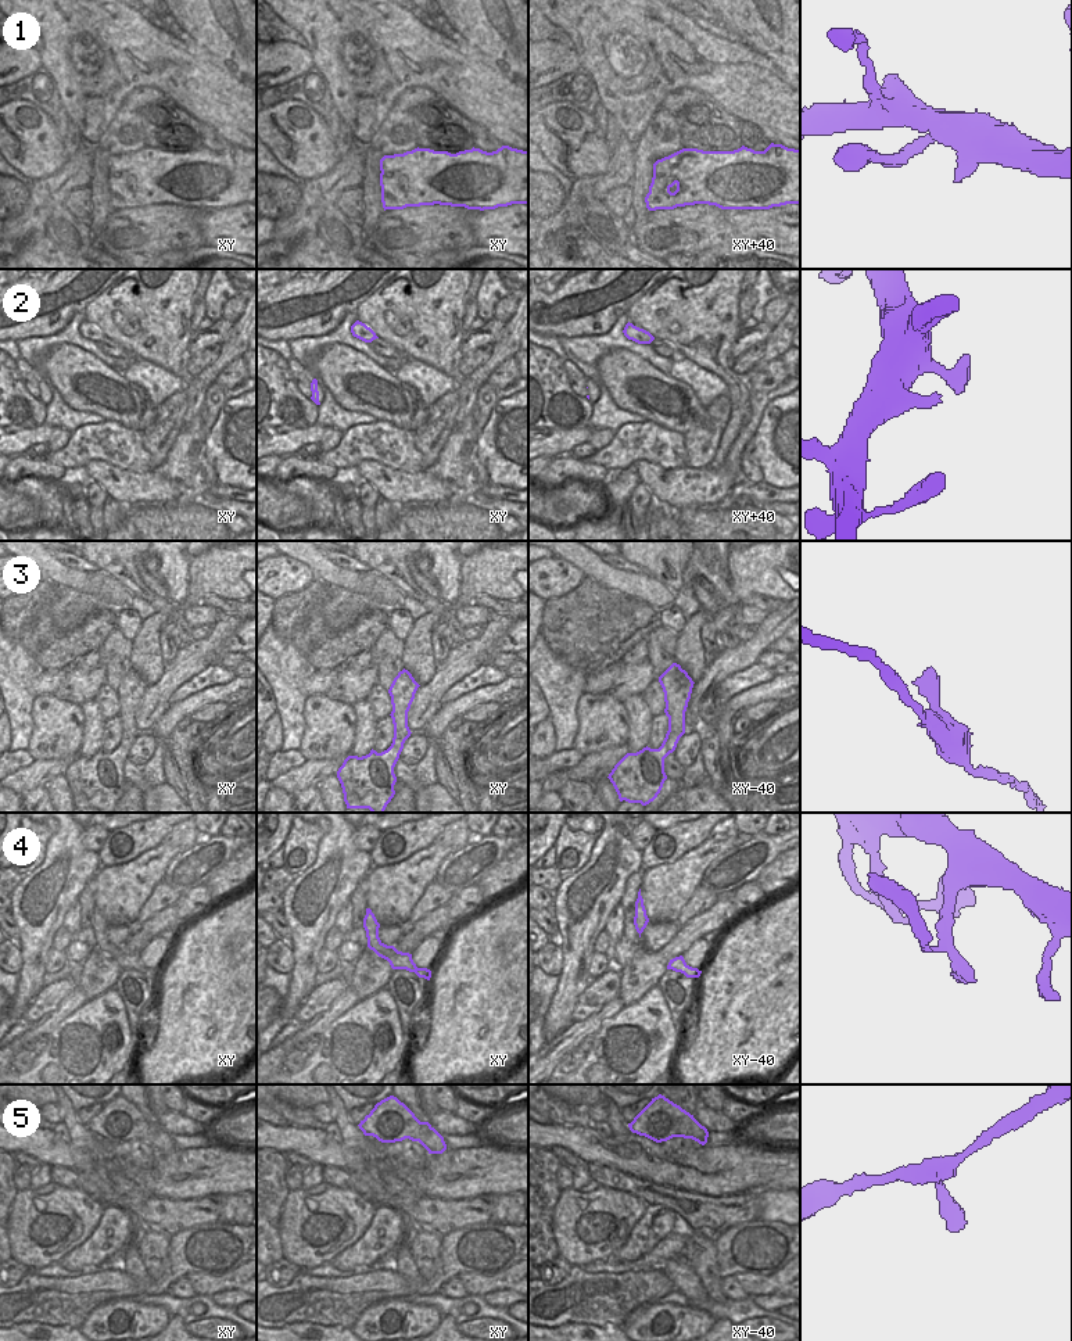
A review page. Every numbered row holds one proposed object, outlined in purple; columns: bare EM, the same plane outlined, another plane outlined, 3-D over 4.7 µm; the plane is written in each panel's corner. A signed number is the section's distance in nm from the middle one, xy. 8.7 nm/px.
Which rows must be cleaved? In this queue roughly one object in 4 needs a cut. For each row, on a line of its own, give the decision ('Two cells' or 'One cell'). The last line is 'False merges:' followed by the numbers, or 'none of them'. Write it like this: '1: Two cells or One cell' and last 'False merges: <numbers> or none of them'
1: One cell
2: One cell
3: One cell
4: One cell
5: One cell
False merges: none of them.

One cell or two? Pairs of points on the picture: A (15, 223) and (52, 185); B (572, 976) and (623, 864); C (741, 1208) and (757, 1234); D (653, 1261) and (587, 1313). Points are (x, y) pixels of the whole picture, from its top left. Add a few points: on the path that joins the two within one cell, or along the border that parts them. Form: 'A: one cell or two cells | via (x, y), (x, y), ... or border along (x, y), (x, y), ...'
A: one cell | via (27, 217), (46, 196)
B: one cell | via (576, 949), (581, 906), (595, 892)
C: two cells | border along (756, 1218), (728, 1226), (719, 1233)
D: two cells | border along (662, 1268), (621, 1273), (610, 1273), (608, 1270)

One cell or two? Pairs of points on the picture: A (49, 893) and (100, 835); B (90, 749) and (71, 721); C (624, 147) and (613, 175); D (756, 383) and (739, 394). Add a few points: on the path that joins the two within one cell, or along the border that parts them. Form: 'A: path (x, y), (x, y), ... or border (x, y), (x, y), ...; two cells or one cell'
A: border (85, 827), (83, 846), (96, 853); two cells
B: border (81, 705), (82, 743), (78, 753); two cells
C: path (624, 154), (620, 168); one cell
D: border (744, 377), (752, 390); two cells

